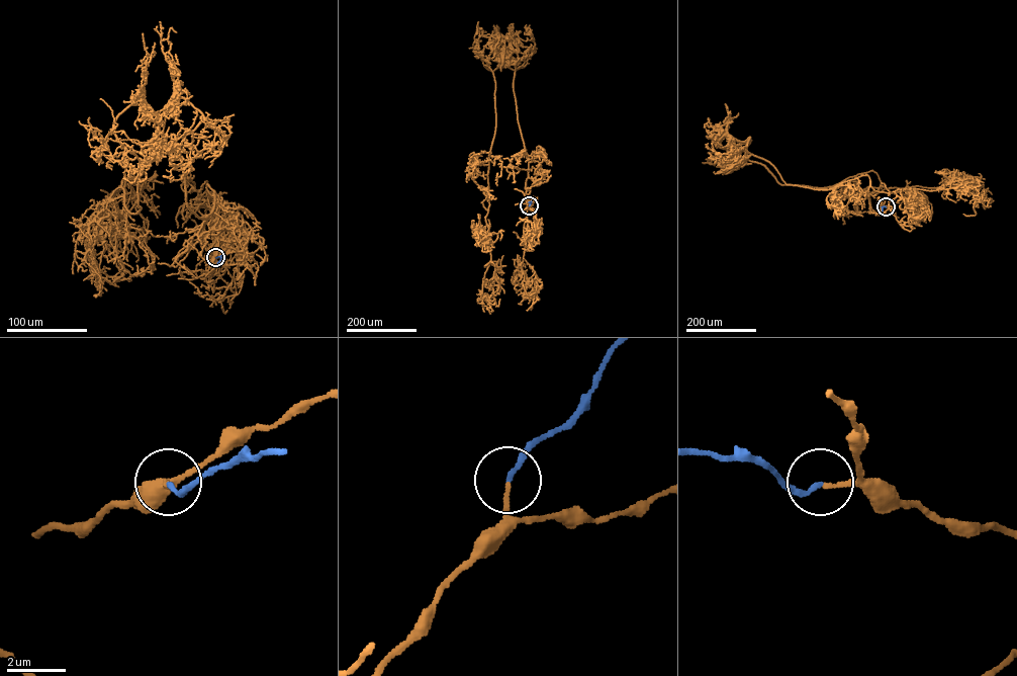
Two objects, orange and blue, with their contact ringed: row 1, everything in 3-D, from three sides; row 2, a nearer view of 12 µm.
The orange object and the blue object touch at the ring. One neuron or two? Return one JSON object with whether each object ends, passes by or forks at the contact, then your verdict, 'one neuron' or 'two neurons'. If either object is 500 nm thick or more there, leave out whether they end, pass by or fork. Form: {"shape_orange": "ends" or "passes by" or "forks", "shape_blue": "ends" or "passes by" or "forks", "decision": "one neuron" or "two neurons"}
{"shape_orange": "ends", "shape_blue": "ends", "decision": "one neuron"}

